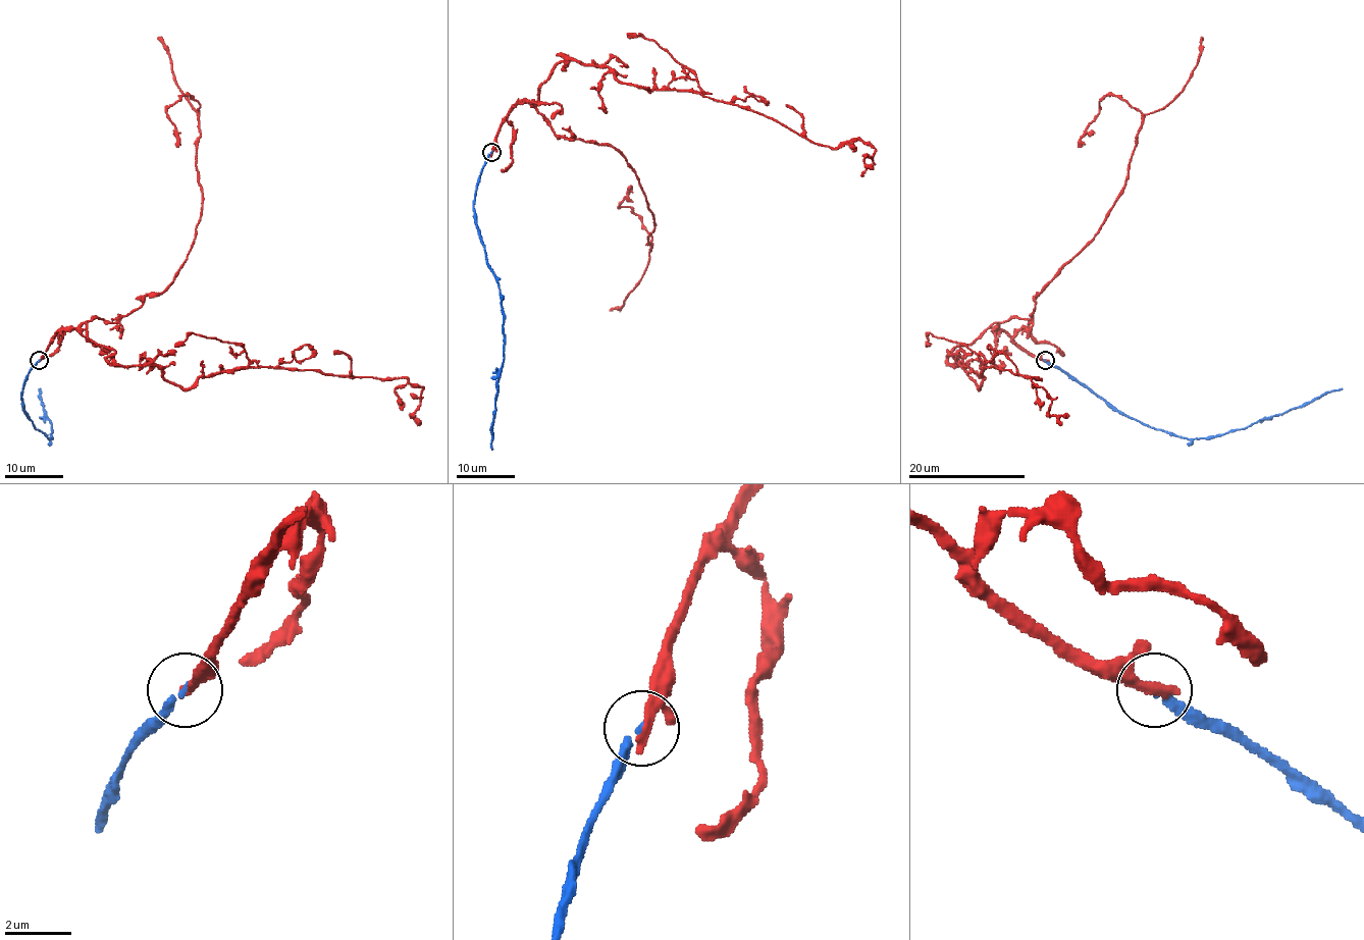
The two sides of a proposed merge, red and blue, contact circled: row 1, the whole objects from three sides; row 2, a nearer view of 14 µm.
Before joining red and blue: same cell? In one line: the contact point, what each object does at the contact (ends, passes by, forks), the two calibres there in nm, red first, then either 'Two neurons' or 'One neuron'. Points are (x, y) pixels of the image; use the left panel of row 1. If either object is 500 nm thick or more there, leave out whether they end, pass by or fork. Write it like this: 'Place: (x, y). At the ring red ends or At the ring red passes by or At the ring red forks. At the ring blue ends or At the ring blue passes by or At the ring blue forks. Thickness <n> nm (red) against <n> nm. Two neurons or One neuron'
Place: (39, 360). At the ring red ends. At the ring blue ends. Thickness 340 nm (red) against 200 nm. Two neurons

